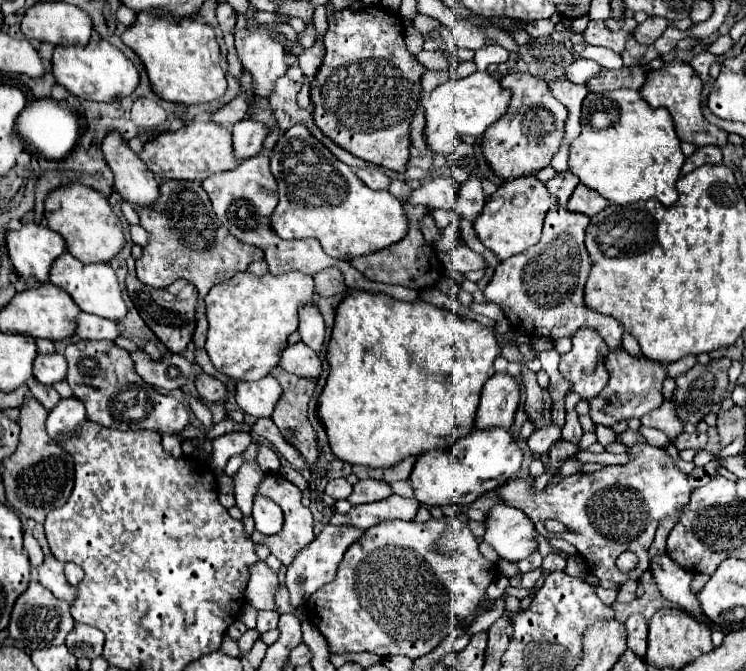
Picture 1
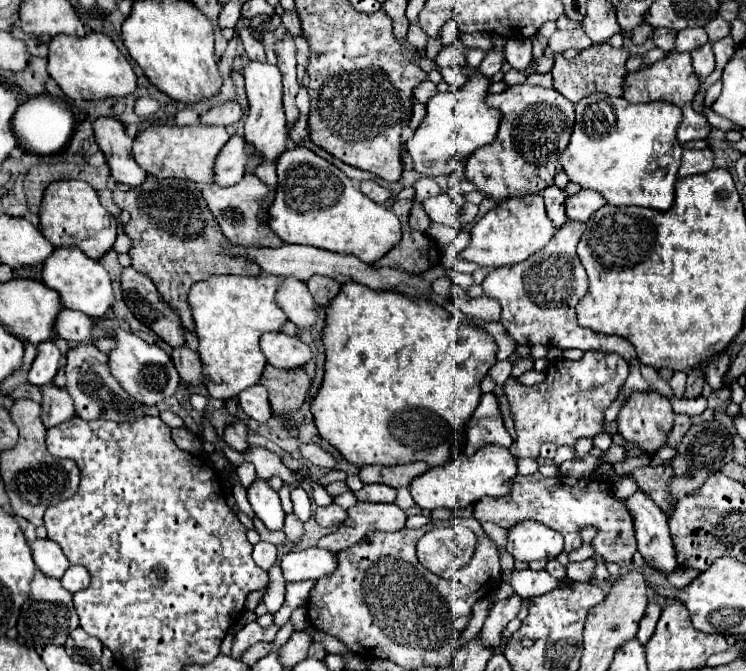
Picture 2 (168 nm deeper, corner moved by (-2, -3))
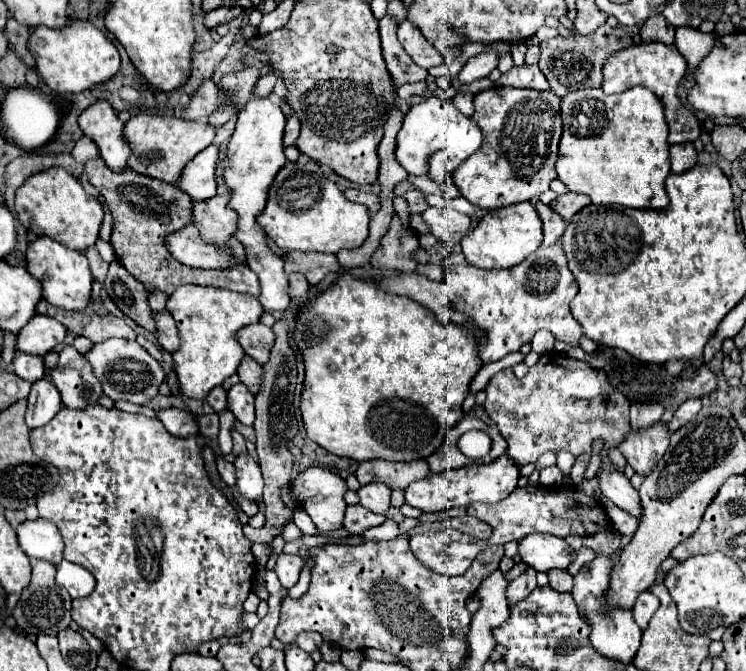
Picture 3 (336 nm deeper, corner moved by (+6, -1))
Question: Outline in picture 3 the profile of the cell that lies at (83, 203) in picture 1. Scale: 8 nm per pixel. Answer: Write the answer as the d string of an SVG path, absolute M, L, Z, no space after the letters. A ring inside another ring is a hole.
M48 168L32 174L20 190L16 190L18 222L36 236L50 236L74 250L86 250L98 240L98 230L104 218L100 202L86 194L80 182L64 168Z

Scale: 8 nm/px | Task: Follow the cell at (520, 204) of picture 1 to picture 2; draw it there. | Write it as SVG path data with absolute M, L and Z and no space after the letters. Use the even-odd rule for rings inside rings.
M528 194L528 196L510 196L508 200L498 202L492 210L488 210L470 230L472 242L462 252L462 258L468 262L476 262L478 266L498 268L498 266L510 266L526 260L540 248L544 248L556 232L556 226L546 214L544 198L540 194Z

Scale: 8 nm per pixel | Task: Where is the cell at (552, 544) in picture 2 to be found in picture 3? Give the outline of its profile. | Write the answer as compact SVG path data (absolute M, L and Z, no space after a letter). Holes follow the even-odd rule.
M530 534L524 542L520 542L520 556L528 566L534 566L534 570L548 572L554 568L568 570L576 552L562 538L552 538L550 534Z

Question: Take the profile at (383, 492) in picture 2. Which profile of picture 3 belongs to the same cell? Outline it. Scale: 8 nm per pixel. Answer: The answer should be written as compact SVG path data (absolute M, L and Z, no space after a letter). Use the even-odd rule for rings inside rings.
M372 482L362 486L358 490L358 496L360 504L374 514L384 514L390 508L390 488L384 486L382 482Z

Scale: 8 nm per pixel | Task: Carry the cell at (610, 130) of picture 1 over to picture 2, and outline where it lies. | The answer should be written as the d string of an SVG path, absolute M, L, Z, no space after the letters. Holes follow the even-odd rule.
M592 94L576 104L576 124L570 144L560 152L560 164L572 182L596 190L612 206L646 206L668 210L682 162L676 130L682 112L668 102L630 104L622 98Z

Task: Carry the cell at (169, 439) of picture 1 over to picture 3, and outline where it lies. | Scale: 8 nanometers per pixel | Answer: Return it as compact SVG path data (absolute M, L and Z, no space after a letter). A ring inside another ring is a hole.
M162 408L156 410L156 418L166 426L166 430L174 436L192 436L198 432L198 422L190 412L178 408Z

